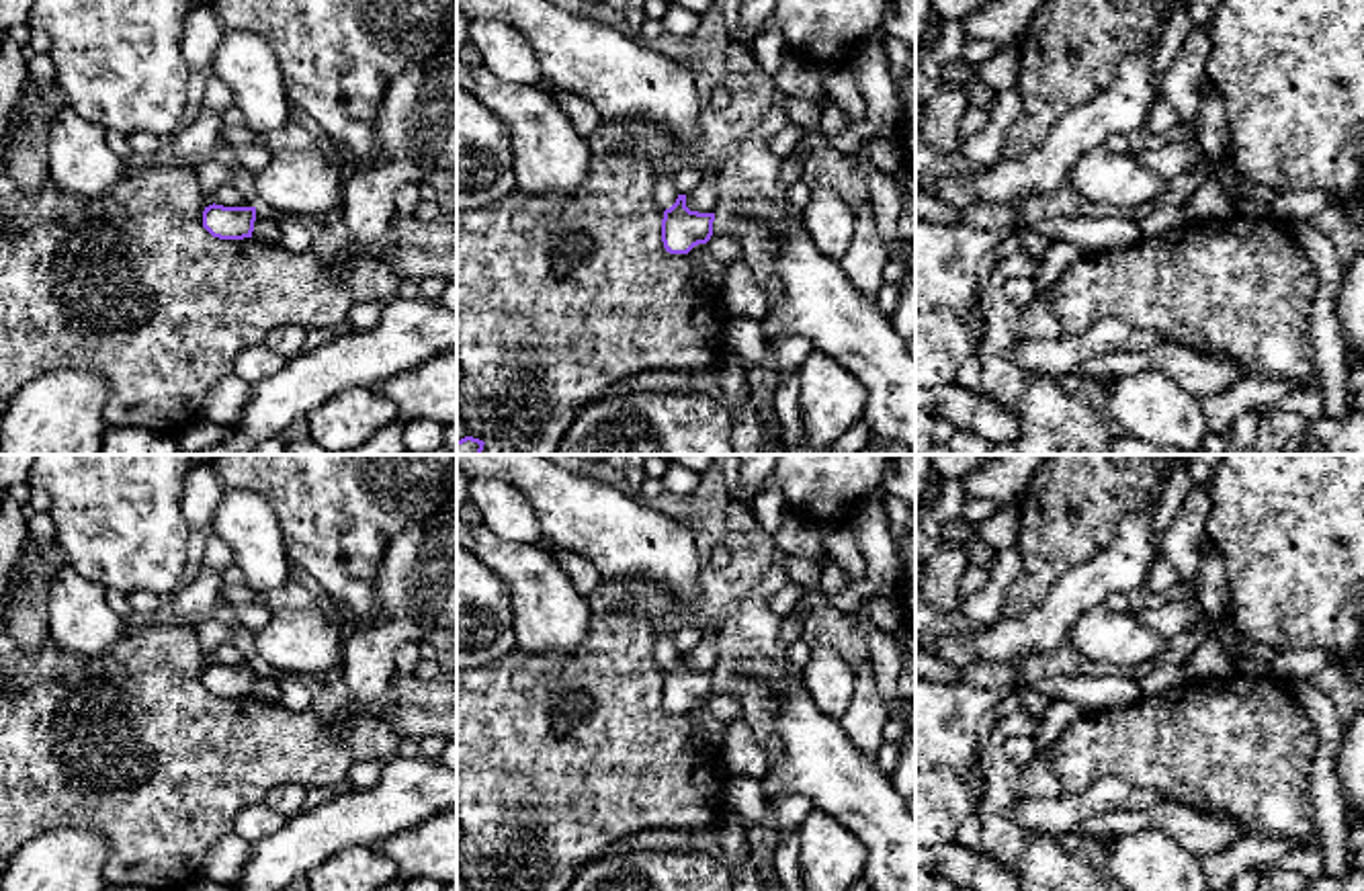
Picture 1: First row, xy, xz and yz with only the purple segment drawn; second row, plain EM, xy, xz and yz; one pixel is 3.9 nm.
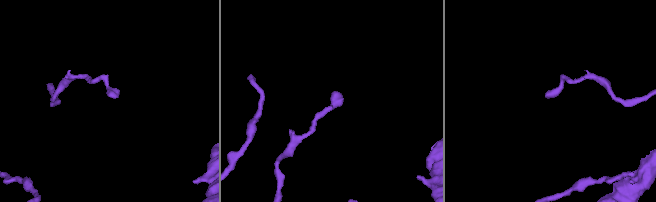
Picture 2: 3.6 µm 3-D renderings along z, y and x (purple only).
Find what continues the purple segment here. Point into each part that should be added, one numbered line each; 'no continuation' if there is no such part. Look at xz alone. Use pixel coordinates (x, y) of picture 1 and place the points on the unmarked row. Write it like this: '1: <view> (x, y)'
no continuation

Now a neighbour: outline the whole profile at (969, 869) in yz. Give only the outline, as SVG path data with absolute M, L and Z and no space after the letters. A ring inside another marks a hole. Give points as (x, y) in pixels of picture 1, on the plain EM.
M956 840L944 846L915 842L915 868L934 866L938 877L950 879L956 889L1020 891L1016 868L1004 866L987 850L971 850Z

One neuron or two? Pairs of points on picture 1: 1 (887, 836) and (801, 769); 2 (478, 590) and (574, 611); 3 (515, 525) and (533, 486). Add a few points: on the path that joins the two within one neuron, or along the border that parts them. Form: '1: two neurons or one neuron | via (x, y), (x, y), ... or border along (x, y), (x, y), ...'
1: one neuron | via (867, 816), (822, 771)
2: two neurons | border along (478, 560), (506, 586), (515, 640), (519, 644)
3: two neurons | border along (482, 478), (508, 480), (531, 502), (543, 537)

